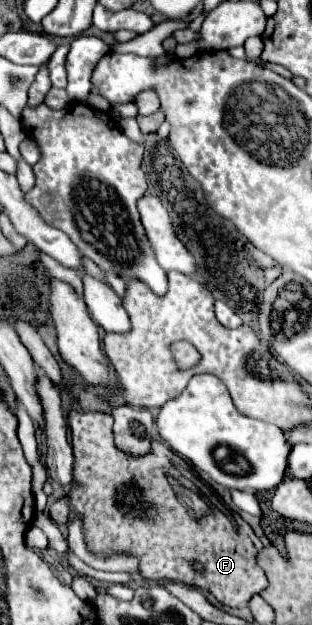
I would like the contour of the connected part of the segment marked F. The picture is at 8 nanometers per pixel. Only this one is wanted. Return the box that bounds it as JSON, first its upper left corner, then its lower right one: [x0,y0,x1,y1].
[49,412,267,608]

